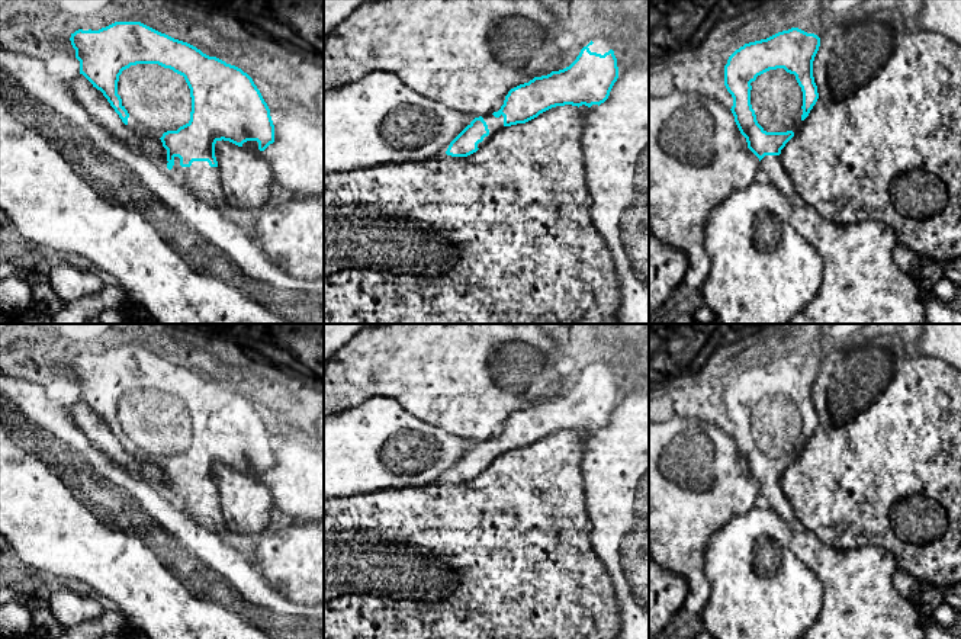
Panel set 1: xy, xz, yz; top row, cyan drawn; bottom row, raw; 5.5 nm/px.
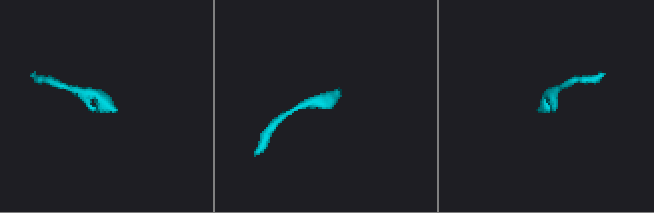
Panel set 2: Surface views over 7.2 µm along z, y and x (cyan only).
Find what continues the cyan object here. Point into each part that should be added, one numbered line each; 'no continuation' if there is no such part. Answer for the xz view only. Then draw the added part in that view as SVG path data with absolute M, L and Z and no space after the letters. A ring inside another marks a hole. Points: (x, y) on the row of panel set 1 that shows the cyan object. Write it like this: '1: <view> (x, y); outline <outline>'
1: xz (494, 124); outline M485 115L482 118L483 118L483 121L488 125L489 135L485 137L483 141L478 144L478 148L485 145L496 132L499 132L501 129L505 128L504 126L504 116L502 115L499 118L495 118L494 115Z

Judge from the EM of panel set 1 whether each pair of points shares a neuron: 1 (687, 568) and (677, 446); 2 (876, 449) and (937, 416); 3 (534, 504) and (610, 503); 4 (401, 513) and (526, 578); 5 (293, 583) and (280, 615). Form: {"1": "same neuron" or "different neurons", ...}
{"1": "same neuron", "2": "same neuron", "3": "different neurons", "4": "same neuron", "5": "different neurons"}

